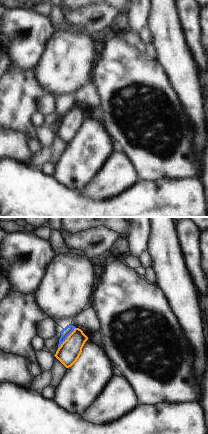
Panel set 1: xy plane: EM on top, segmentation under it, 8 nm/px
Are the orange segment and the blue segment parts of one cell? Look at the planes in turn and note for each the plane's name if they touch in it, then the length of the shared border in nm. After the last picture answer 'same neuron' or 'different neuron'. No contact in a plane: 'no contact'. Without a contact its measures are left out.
xy | 260 nm

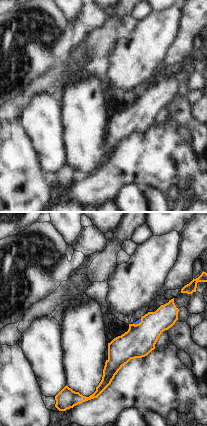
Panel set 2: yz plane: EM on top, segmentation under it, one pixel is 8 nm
yz | 80 nm

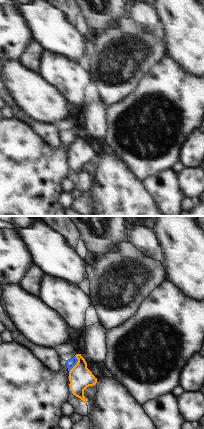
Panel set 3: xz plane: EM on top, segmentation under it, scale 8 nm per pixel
xz | 150 nm

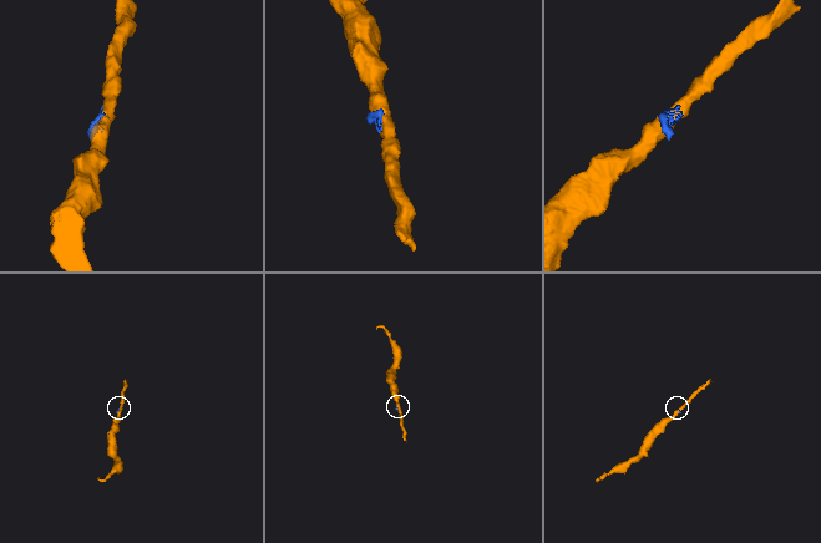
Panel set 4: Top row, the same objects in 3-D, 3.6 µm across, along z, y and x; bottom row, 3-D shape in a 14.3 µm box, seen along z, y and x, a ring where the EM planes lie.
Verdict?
different neuron

